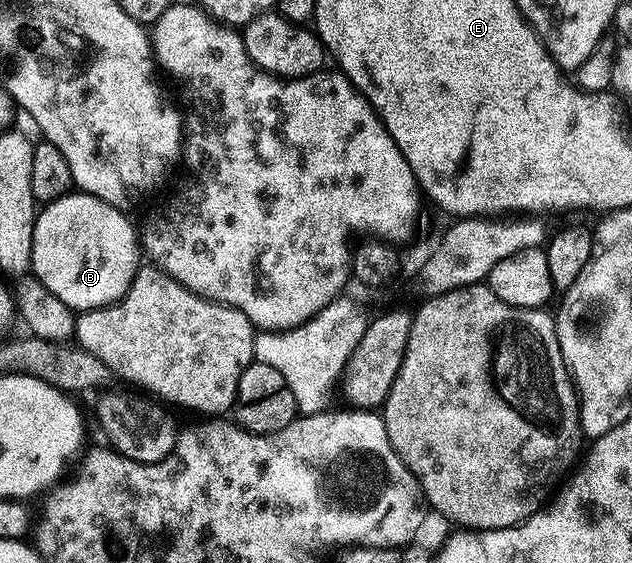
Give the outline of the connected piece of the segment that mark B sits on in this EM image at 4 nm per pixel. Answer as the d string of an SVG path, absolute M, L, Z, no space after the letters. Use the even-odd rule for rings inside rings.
M70 191L65 196L48 202L38 212L33 232L32 276L74 311L101 309L105 305L114 305L131 287L143 261L138 230L125 217L128 216L122 210L111 207L111 203L103 203L103 199L95 199L95 195L80 191Z

